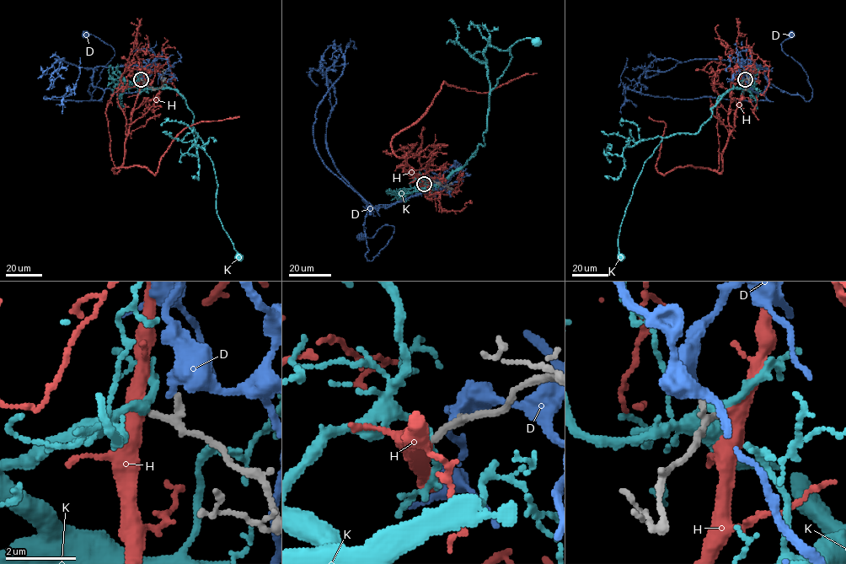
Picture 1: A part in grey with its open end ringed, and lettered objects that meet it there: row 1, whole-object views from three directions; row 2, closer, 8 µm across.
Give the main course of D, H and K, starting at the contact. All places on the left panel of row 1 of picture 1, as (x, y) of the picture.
D: (141, 78), (147, 79), (147, 88), (129, 93), (91, 83), (89, 101), (115, 51), (86, 34)
H: (141, 79), (124, 163), (115, 173), (113, 169), (140, 166), (154, 174), (184, 128), (239, 116)
K: (141, 79), (133, 83), (140, 87), (174, 88), (193, 113), (192, 126), (215, 171), (217, 214), (238, 257)

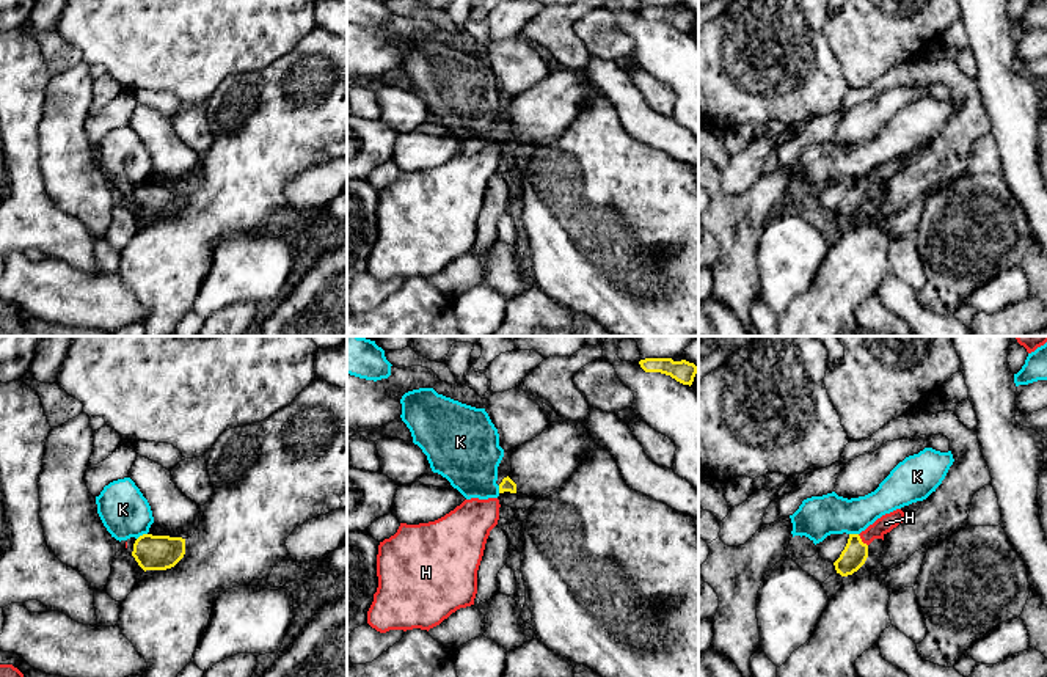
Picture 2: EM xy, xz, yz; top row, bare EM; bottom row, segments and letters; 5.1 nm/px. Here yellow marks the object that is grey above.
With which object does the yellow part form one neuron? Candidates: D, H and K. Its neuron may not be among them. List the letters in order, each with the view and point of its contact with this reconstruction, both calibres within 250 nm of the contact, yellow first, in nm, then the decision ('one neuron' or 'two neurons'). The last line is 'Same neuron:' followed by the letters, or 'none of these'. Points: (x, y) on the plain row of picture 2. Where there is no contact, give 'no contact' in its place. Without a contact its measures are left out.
D: no contact; two neurons
H: meets yellow in yz at (860, 189); 130 nm thick on the yellow side, 90 nm on the other; one neuron
K: meets yellow in xy at (143, 182); 180 nm thick on the yellow side, 260 nm on the other; two neurons
Same neuron: H

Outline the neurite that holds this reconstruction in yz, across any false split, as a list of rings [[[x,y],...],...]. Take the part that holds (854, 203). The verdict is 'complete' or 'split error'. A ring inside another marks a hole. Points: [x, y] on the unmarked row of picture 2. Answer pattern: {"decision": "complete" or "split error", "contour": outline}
{"decision": "split error", "contour": [[[896,157],[882,163],[860,182],[849,182],[848,192],[840,206],[834,210],[837,221],[841,225],[857,220],[868,206],[868,193],[874,187],[882,187],[887,181],[904,170],[904,160]]]}

